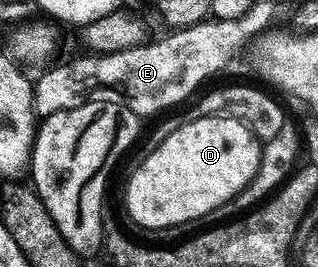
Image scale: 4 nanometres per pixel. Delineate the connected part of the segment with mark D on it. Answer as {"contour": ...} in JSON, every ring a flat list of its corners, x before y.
{"contour":[[206,115,190,117,187,123,179,122,176,133,164,137,160,149,145,156,143,163,131,173,126,183,126,211,131,221,139,223,142,229,182,227,193,219,203,219,212,209,224,205,246,188,260,165,261,156,262,143,240,120]]}

